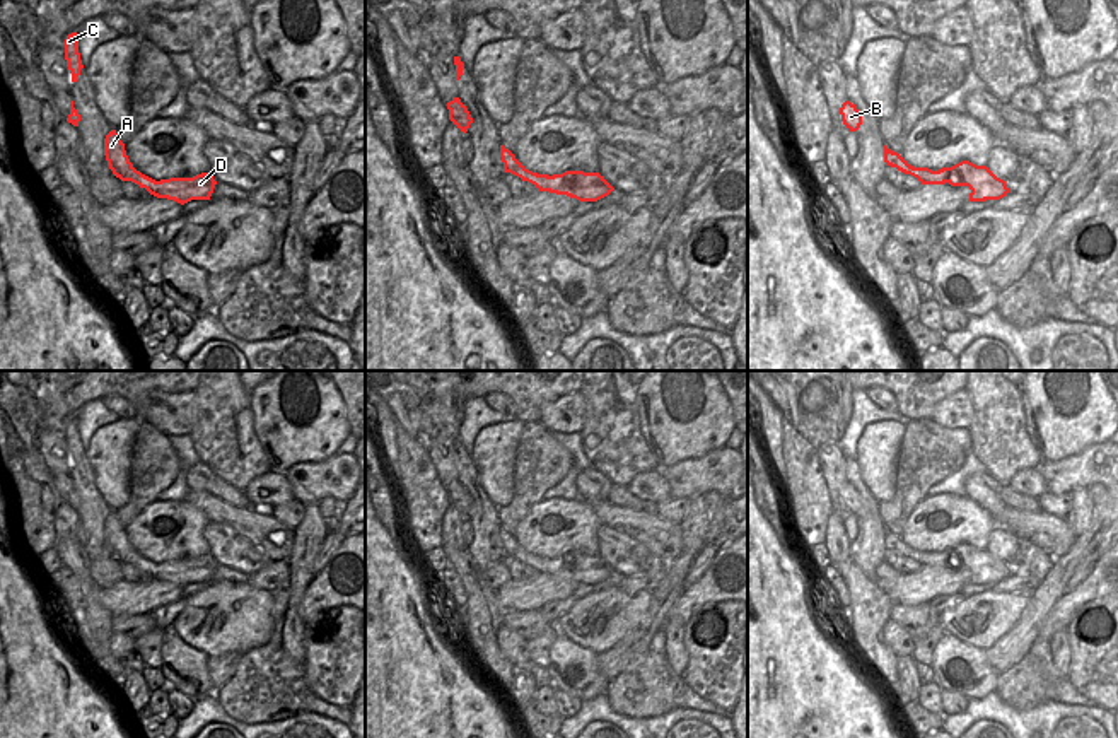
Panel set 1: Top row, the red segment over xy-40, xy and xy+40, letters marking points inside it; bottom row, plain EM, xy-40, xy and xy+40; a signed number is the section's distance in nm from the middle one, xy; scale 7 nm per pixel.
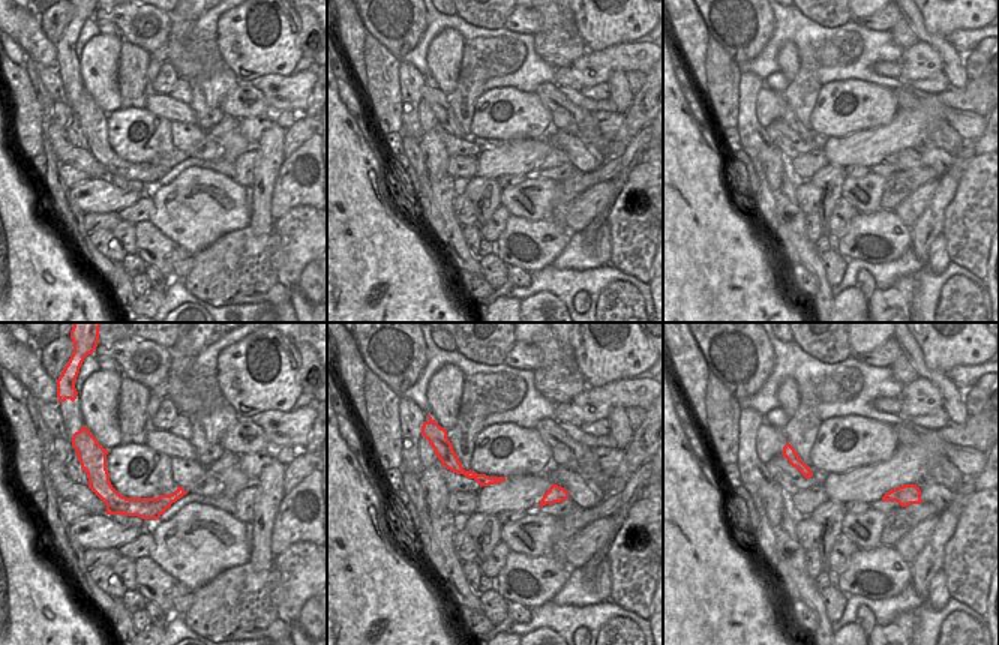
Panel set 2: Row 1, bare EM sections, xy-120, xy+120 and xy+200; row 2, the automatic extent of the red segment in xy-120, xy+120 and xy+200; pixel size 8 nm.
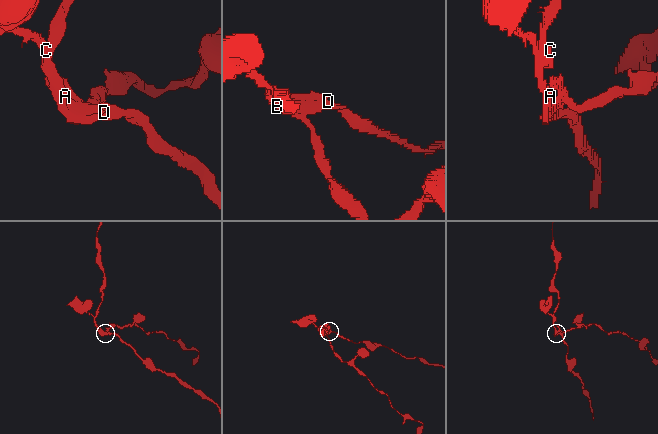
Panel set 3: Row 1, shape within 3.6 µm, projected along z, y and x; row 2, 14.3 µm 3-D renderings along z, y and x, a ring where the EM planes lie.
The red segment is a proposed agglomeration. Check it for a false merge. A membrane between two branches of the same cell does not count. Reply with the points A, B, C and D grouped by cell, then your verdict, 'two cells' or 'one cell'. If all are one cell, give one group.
A C D / B; two cells

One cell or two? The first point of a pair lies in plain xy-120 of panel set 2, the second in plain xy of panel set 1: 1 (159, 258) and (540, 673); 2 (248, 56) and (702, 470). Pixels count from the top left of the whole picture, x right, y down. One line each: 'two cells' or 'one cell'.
1: two cells
2: two cells

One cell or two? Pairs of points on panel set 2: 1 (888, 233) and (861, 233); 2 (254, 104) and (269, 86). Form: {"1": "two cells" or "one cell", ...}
{"1": "one cell", "2": "two cells"}

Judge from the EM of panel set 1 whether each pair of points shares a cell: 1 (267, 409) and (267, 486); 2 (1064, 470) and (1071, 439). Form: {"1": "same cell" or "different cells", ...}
{"1": "different cells", "2": "different cells"}

